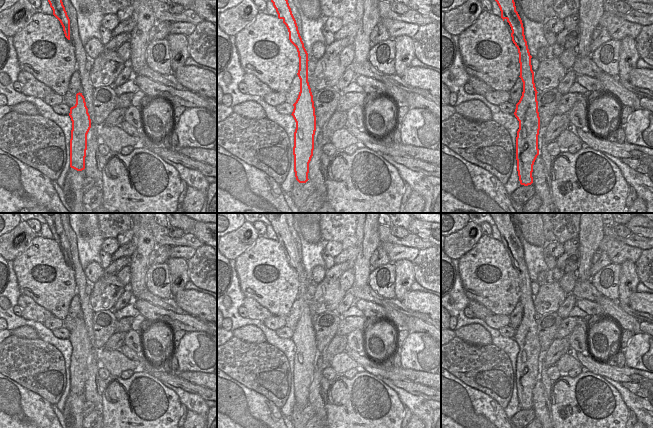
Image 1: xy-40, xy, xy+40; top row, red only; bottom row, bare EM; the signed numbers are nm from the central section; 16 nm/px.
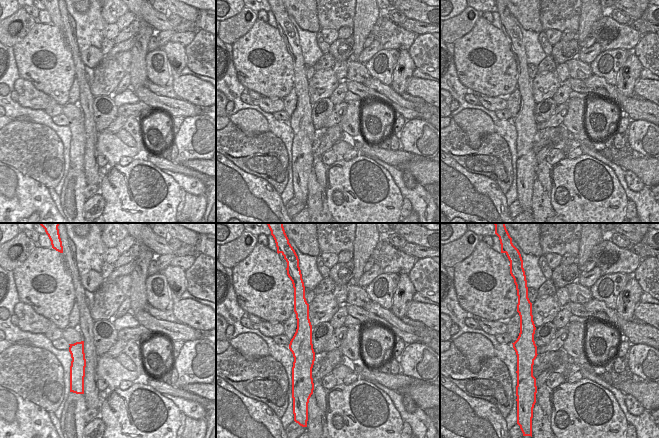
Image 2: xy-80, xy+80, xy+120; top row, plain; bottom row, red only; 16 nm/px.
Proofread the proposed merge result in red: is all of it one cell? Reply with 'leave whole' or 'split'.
leave whole

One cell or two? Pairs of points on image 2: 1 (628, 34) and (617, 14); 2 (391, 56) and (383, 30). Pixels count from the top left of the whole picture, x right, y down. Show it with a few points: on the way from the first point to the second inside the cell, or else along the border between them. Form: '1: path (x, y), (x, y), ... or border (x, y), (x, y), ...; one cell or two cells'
1: border (607, 12), (618, 22), (628, 24); two cells
2: border (383, 48), (398, 50); two cells

